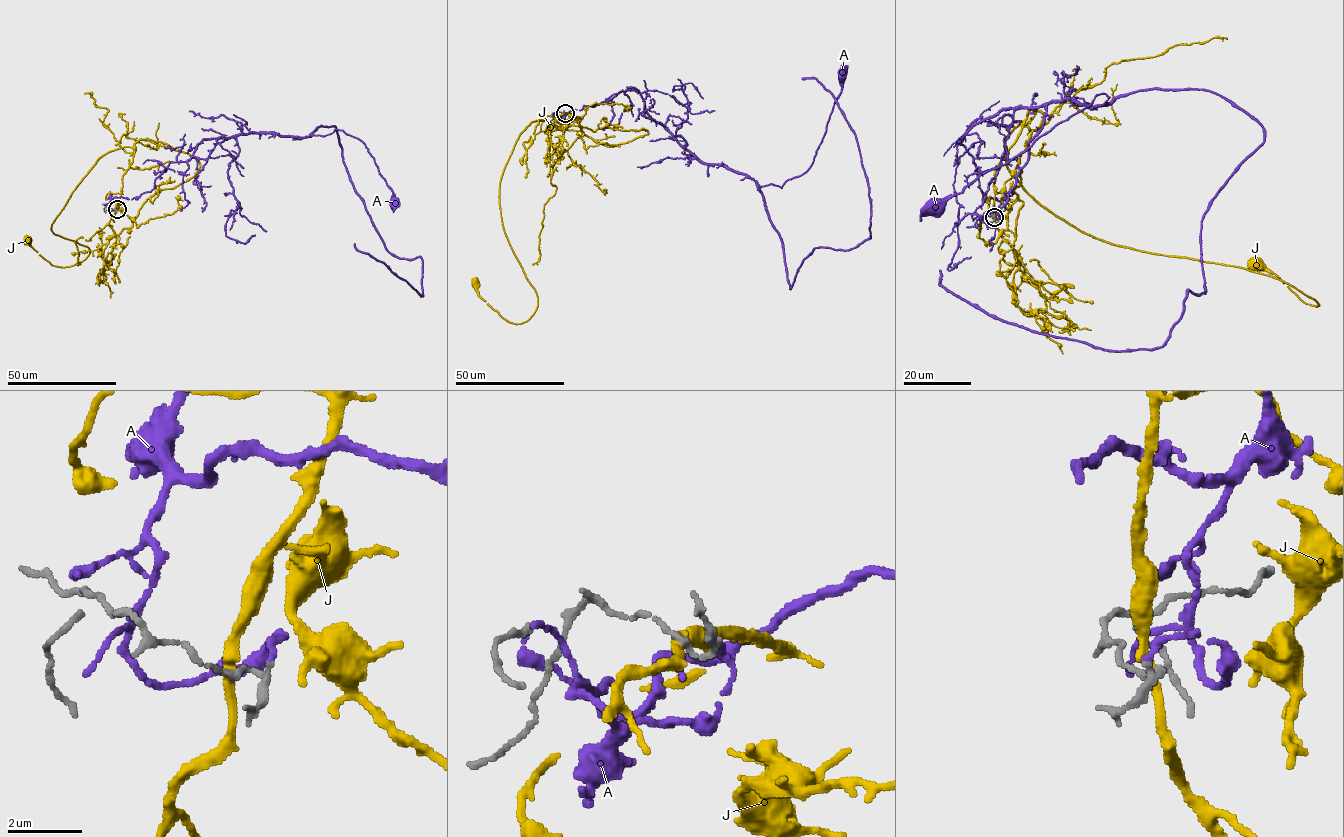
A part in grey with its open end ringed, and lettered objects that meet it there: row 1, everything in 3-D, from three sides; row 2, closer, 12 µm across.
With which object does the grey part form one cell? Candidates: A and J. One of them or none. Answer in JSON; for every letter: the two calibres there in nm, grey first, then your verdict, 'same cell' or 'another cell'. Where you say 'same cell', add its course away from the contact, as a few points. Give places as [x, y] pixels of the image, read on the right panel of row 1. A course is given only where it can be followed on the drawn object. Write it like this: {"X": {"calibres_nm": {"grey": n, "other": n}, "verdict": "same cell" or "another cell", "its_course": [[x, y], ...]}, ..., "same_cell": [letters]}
{"A": {"calibres_nm": {"grey": 150, "other": 190}, "verdict": "same cell", "its_course": [[994, 217], [1001, 202], [984, 198], [959, 140], [1001, 110], [1103, 106], [1107, 95], [931, 207]]}, "J": {"calibres_nm": {"grey": 140, "other": 280}, "verdict": "another cell"}, "same_cell": ["A"]}

